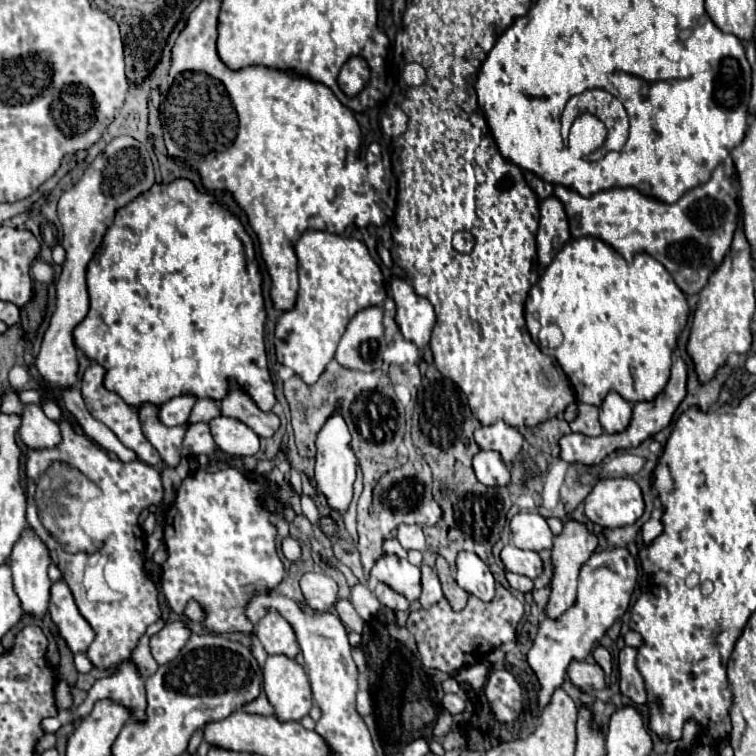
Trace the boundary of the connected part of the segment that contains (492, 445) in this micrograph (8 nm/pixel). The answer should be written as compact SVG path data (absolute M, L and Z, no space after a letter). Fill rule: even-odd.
M498 421L488 427L478 427L474 431L474 441L484 451L498 451L502 461L510 465L520 453L524 437L518 433L518 429L506 425L504 421Z

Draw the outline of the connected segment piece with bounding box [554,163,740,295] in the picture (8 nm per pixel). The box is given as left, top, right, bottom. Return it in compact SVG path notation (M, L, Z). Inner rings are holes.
M726 163L718 165L708 183L690 189L672 205L644 197L636 189L608 189L592 197L582 197L558 185L554 187L554 195L564 205L572 239L596 237L628 261L638 253L648 253L672 273L676 285L686 295L694 295L708 283L712 271L726 257L738 227L738 181L732 181L732 173L732 167Z

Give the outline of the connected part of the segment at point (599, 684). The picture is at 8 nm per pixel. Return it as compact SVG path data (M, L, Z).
M572 661L566 669L566 675L568 679L572 681L574 687L578 687L580 691L584 693L590 693L590 691L598 691L598 689L604 689L606 687L606 681L604 681L604 671L600 665L596 663L586 663L586 661Z

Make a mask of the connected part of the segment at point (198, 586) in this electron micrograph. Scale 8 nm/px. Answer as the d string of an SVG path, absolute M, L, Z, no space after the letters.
M228 467L216 473L198 471L196 475L186 477L168 511L164 529L168 559L162 565L160 585L178 585L178 593L184 593L186 599L196 599L208 613L204 619L208 633L242 633L252 637L254 623L244 615L248 601L254 595L262 595L278 587L284 579L284 565L276 553L276 527L270 523L274 513L264 509L258 501L264 501L264 487L248 481L240 471Z

